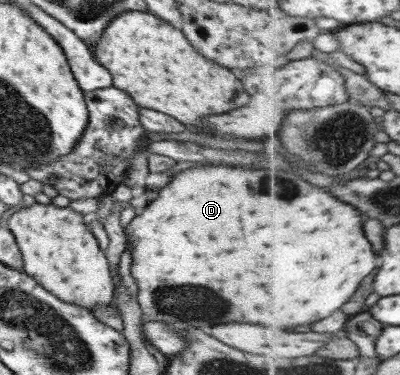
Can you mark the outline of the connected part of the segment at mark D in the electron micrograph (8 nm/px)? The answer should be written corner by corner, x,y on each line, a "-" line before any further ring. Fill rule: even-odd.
200,166
200,168
188,168
180,174
172,176
166,186
158,190
158,196
145,205
146,208
134,216
125,228
125,234
130,240
130,276
134,279
137,288
137,303
142,314
140,322
162,322
172,325
184,324
184,326
216,326
226,322
248,322
248,324
260,324
266,328
292,328
292,326
304,326
314,324
318,320
324,320
332,316
336,310
340,310
360,288
362,280
378,268
378,258
374,254
374,248
370,240
364,236
364,220
358,210
354,210
348,204
338,202
332,194
326,194
322,188
308,184
302,180
302,188
290,196
288,192
264,192
254,190
246,184
244,172
238,168
220,168
220,166

